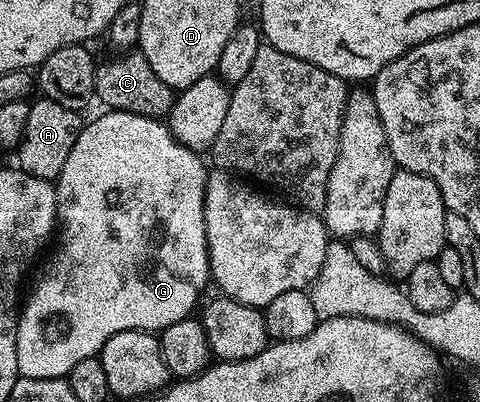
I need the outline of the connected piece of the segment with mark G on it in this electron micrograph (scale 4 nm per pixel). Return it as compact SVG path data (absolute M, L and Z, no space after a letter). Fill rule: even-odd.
M108 109L107 114L103 114L100 118L95 118L92 122L88 121L83 129L79 131L77 140L73 144L73 152L69 152L69 160L65 160L65 168L61 168L57 181L54 183L55 188L55 213L57 215L57 241L54 243L55 251L51 254L51 259L47 262L47 267L43 270L43 275L39 278L39 283L31 290L31 295L26 295L25 301L22 303L19 311L19 323L17 324L17 368L21 378L66 378L68 372L73 369L76 364L81 364L81 360L93 358L103 349L105 340L109 340L109 336L117 336L117 332L129 332L130 330L146 330L148 332L162 332L165 328L169 328L169 324L177 324L177 320L185 320L192 317L196 313L197 307L200 305L199 297L203 294L203 289L209 286L209 275L211 265L207 259L207 232L205 230L205 184L209 173L208 167L203 167L203 162L196 151L189 149L188 146L182 146L178 140L171 135L171 127L166 121L150 118L149 116L141 116L140 114L130 114L124 110Z

